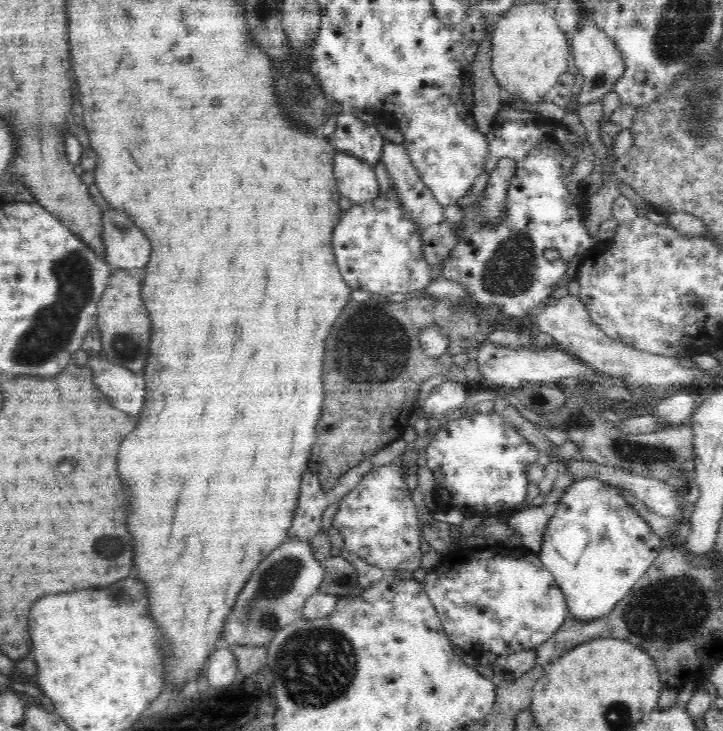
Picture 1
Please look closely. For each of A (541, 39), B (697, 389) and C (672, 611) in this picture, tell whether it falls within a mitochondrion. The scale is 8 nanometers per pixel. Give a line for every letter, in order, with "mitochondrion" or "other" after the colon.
A: other
B: other
C: mitochondrion

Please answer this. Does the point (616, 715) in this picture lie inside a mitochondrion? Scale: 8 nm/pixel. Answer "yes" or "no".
yes

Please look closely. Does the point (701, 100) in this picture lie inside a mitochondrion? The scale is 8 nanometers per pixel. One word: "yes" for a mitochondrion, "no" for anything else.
yes

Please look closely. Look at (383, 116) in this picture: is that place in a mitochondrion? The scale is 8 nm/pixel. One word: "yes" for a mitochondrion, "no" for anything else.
no

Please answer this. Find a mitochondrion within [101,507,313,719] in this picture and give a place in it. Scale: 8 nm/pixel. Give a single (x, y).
(262, 610)

